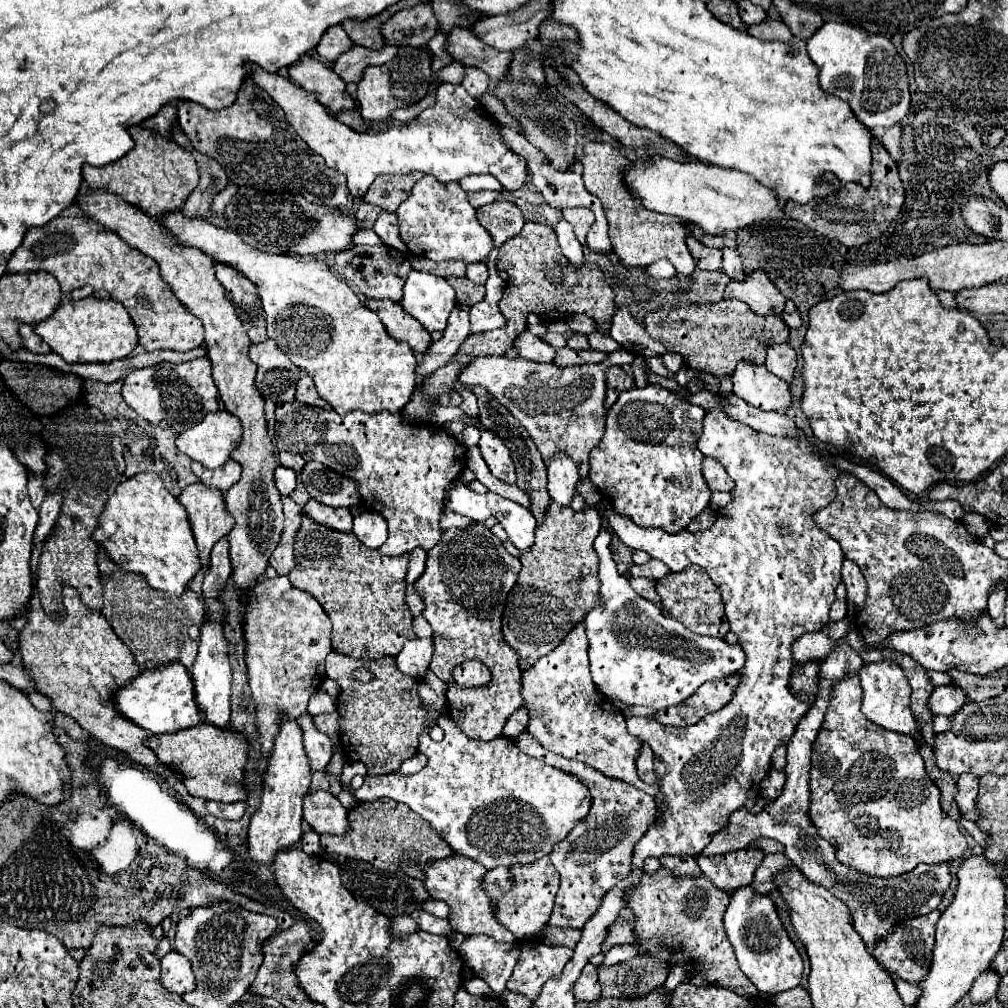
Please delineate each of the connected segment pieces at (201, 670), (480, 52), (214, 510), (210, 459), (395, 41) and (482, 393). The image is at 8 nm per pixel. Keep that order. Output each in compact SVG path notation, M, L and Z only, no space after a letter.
M201 627L201 645L199 653L193 661L191 669L193 677L193 691L195 691L195 701L201 709L203 721L227 729L229 723L229 695L231 695L231 665L227 659L227 639L223 637L223 627Z
M455 27L447 37L447 51L455 61L461 61L467 67L477 67L495 81L505 77L505 73L509 71L511 53L481 43L469 29Z
M203 483L189 485L181 493L179 503L187 511L191 531L199 549L199 561L201 561L203 571L207 571L209 553L213 545L231 531L235 521L225 511L223 493L217 489L209 489Z
M227 411L209 413L201 423L183 431L175 445L207 469L221 467L241 441L241 423Z
M419 3L411 9L403 9L397 15L393 15L391 21L387 21L381 27L381 33L383 33L387 45L421 45L421 47L425 47L429 43L429 39L437 33L437 27L439 25L437 25L437 19L433 15L431 5L429 3Z
M469 387L469 389L477 395L477 401L479 401L479 419L481 419L479 423L481 423L483 427L487 427L489 431L497 433L497 435L505 441L505 445L507 445L507 449L509 449L509 453L511 453L511 459L513 459L513 463L515 463L515 469L517 469L517 487L523 489L523 491L529 495L531 507L533 507L531 513L535 515L537 523L541 525L543 519L545 519L545 511L547 511L547 507L549 507L549 503L551 503L551 497L549 497L549 493L547 493L545 463L543 463L543 459L541 459L541 455L539 455L537 445L533 445L533 439L529 437L529 433L525 433L523 425L521 425L501 403L493 401L493 399L489 397L489 391L487 391L487 389L481 389L481 387Z

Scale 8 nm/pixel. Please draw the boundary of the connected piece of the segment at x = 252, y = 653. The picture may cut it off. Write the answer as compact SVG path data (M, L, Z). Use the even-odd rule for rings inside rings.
M287 576L259 581L249 599L243 627L247 641L245 663L255 699L257 743L261 745L261 755L269 755L279 727L277 711L281 709L289 719L297 719L307 711L309 697L325 679L325 657L331 653L331 621L319 601L293 587Z

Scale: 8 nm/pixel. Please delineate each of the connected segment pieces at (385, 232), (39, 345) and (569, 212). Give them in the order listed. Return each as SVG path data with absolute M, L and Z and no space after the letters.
M381 211L381 215L379 215L373 231L381 237L383 245L387 245L387 247L403 253L405 257L411 255L409 249L407 249L407 245L405 245L405 243L401 241L401 237L399 237L399 223L397 223L397 215L395 215L395 213Z
M21 325L19 335L21 335L21 339L23 339L23 345L25 345L29 351L33 351L33 353L49 353L49 351L51 351L49 345L47 345L39 335L35 335L35 331L33 331L31 325Z
M571 207L571 209L563 209L563 217L573 225L577 241L581 245L585 245L585 235L587 235L589 227L595 221L593 211L591 209L585 209L585 207Z

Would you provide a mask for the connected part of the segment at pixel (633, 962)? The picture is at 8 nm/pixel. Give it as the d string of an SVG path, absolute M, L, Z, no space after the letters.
M643 955L611 967L601 965L599 985L601 985L603 997L635 999L661 987L667 979L667 973L669 973L667 965L663 965L661 961L655 961L649 955Z

